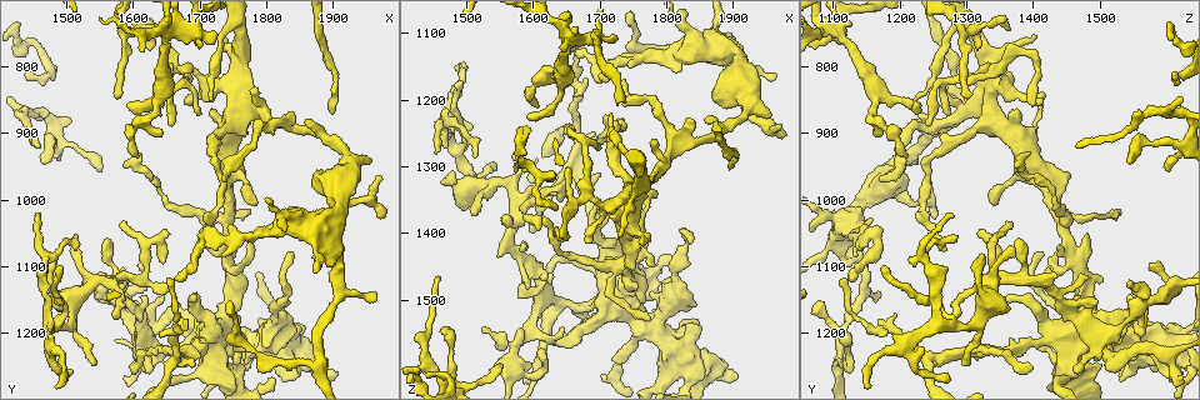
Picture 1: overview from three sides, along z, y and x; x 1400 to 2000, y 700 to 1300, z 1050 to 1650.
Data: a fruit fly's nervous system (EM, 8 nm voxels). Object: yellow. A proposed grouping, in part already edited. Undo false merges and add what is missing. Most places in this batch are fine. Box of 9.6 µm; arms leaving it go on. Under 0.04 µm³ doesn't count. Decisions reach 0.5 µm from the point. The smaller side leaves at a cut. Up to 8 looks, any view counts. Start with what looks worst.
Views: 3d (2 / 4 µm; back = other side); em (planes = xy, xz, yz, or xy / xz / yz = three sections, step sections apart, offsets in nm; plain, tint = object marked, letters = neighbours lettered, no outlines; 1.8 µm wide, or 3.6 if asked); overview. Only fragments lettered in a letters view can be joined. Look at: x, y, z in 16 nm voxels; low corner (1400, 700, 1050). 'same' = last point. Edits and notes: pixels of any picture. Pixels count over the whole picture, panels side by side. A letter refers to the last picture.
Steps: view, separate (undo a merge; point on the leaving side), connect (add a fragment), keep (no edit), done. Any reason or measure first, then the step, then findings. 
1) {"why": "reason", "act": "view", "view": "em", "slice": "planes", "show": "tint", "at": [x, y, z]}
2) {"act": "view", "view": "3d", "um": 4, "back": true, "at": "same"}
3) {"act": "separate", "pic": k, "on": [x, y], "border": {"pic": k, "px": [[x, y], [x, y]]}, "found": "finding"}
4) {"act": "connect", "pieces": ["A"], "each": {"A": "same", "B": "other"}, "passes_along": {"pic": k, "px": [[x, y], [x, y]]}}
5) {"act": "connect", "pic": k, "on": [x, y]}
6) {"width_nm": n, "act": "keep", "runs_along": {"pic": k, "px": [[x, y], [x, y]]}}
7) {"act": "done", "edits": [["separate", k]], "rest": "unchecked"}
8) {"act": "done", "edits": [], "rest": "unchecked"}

{"why": "tapers out", "act": "view", "view": "3d", "um": 4, "at": [1580, 850, 1300]}

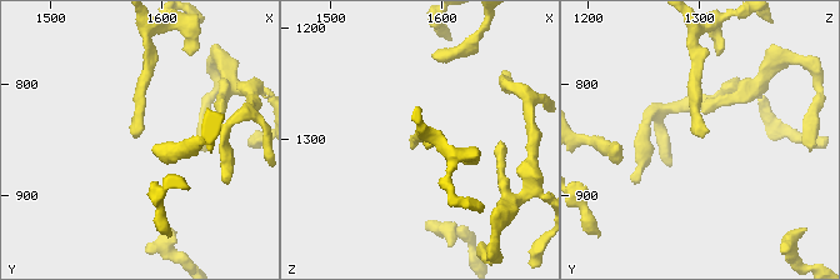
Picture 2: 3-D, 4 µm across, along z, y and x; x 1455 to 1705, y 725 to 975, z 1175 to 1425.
{"why": "now the EM", "act": "view", "view": "em", "slice": "planes", "show": "plain", "at": [1580, 848, 1298]}

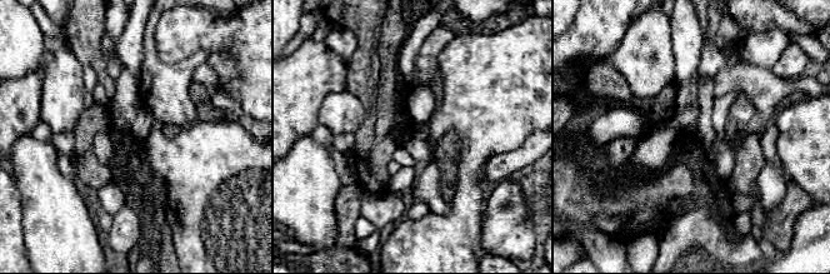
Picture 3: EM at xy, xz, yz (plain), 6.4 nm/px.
{"why": "what lies round it", "act": "view", "view": "em", "slice": "planes", "show": "letters", "at": "same"}

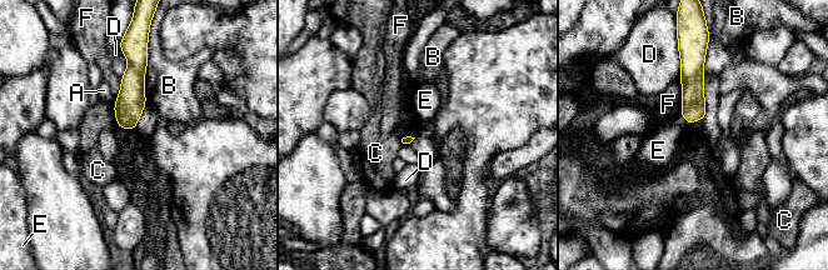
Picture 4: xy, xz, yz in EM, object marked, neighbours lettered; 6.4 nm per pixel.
{"longest_contact_nm": ["B", 380], "act": "keep", "each": {"A": "other", "B": "other", "C": "other", "D": "other", "E": "other", "F": "other"}, "border": {"pic": 4, "px": [[681, 113], [687, 124]]}, "found": "no lettered fragment goes on from it"}

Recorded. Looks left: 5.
{"why": "sudden change in width", "act": "view", "view": "3d", "um": 4, "at": [1780, 1210, 1550]}

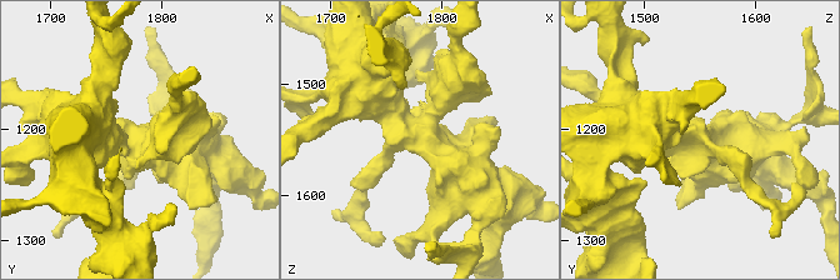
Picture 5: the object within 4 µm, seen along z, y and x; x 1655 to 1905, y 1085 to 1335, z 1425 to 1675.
{"arms": 4, "why": "shape alone is not enough", "act": "view", "view": "em", "slice": "xz", "step": 16, "show": "letters", "at": [1778, 1212, 1546]}

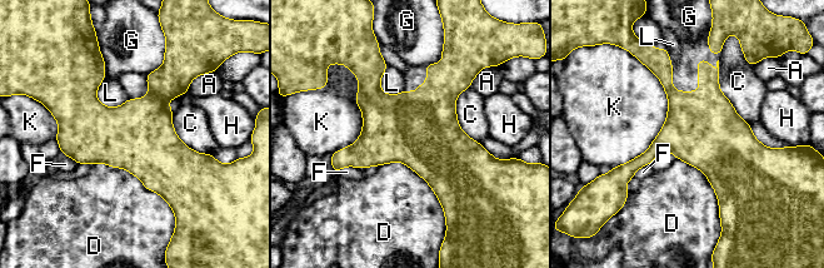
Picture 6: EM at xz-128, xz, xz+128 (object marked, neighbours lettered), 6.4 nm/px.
{"act": "keep", "each": {"A": "other", "C": "other", "D": "other", "F": "other", "G": "other", "H": "other", "K": "other", "L": "other"}, "border": {"pic": 6, "px": [[93, 164], [125, 168], [170, 207]]}, "found": "all the same neuron"}

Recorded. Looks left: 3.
{"why": "branch stops here", "act": "view", "view": "3d", "um": 4, "at": [1610, 940, 1205]}

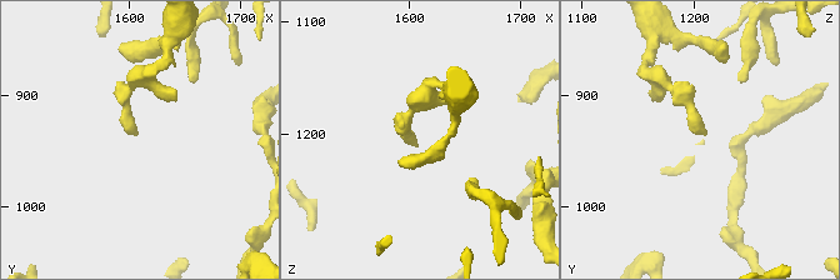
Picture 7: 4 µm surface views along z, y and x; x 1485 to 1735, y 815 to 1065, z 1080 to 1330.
{"why": "now the EM", "act": "view", "view": "em", "slice": "xz", "step": 8, "show": "letters", "at": [1608, 936, 1212]}

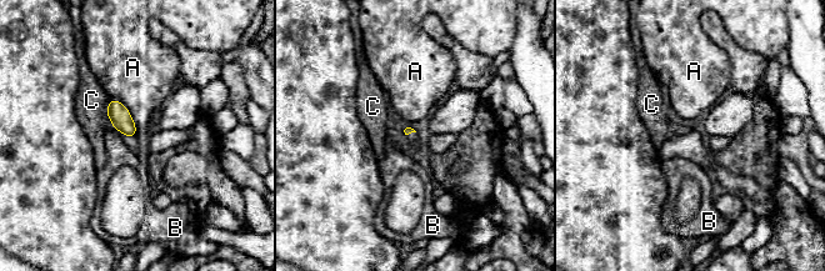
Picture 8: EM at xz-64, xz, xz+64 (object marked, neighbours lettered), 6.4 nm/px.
{"act": "keep", "each": {"A": "other", "B": "other", "C": "other"}, "border": {"pic": 8, "px": [[110, 98], [128, 110], [136, 129]]}, "found": "no lettered fragment goes on from it"}

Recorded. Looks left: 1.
{"why": "tapers out", "act": "view", "view": "em", "slice": "planes", "show": "letters", "at": [1550, 955, 1600]}

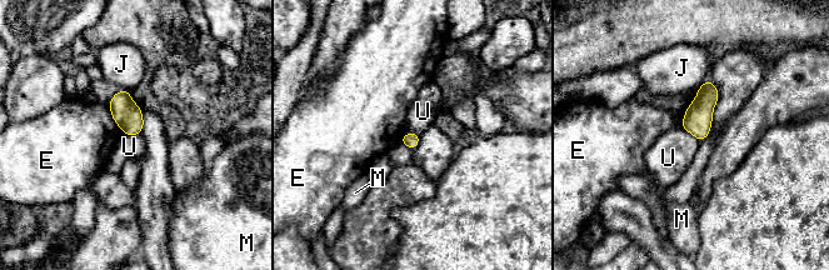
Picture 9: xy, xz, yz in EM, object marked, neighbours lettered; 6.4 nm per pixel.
{"act": "keep", "each": {"E": "other", "J": "other", "M": "other", "U": "other"}, "border": {"pic": 9, "px": [[680, 124], [700, 141]]}, "found": "none of them fits"}

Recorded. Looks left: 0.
{"act": "done", "edits": [], "rest": "unchecked"}

